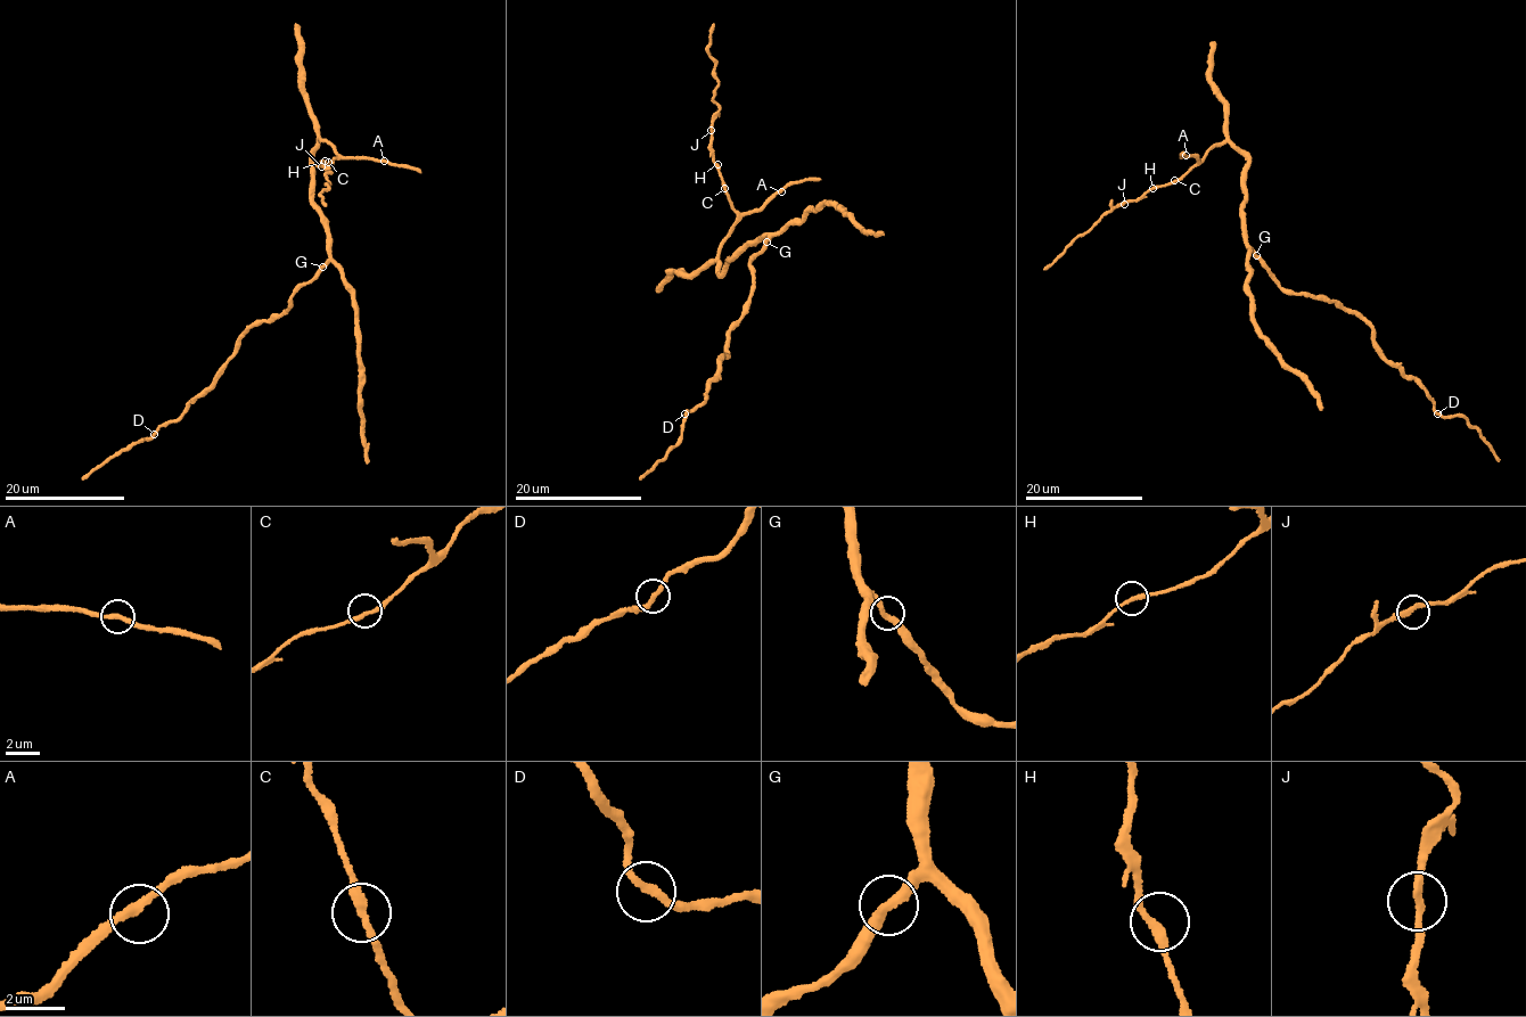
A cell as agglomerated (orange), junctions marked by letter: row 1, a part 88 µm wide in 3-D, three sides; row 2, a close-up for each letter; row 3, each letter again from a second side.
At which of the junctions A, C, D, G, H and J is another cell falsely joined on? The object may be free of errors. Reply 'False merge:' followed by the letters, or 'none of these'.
False merge: none of these

